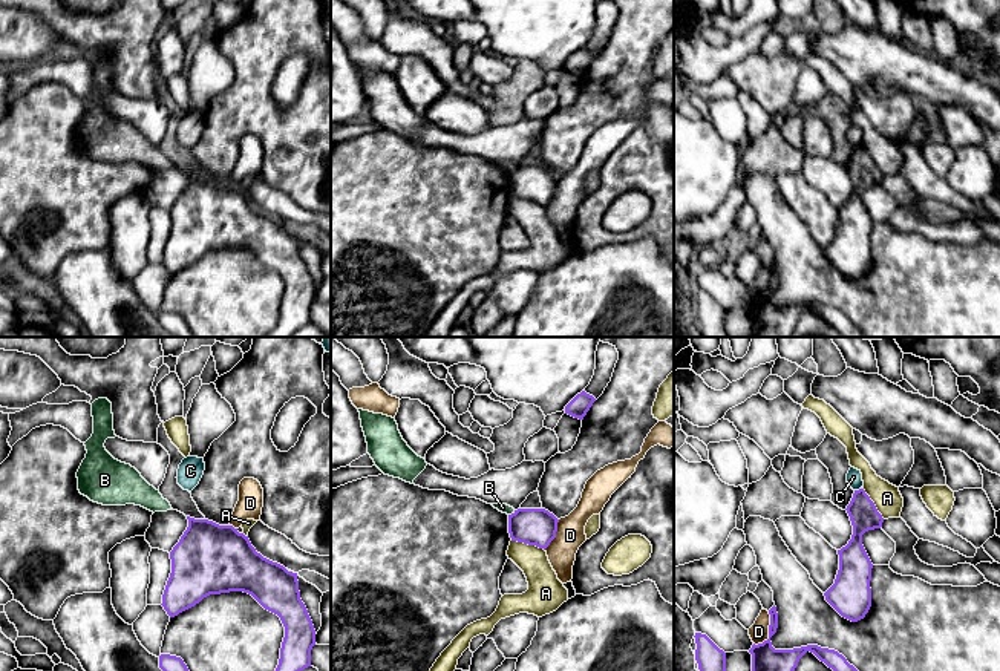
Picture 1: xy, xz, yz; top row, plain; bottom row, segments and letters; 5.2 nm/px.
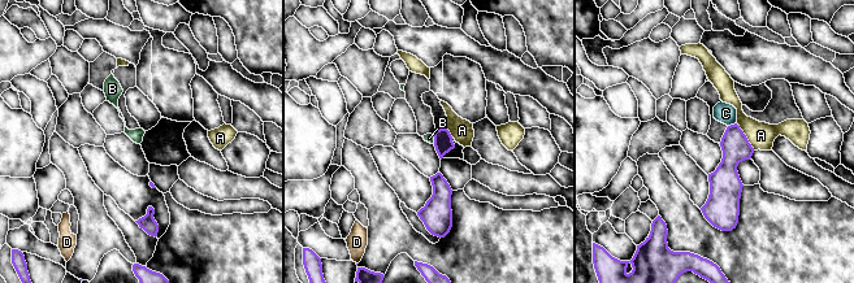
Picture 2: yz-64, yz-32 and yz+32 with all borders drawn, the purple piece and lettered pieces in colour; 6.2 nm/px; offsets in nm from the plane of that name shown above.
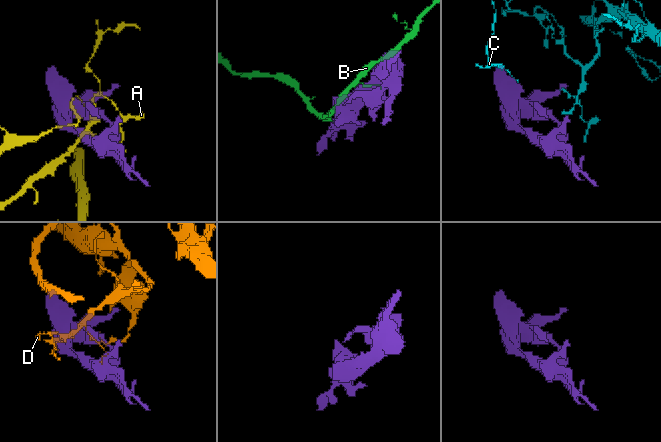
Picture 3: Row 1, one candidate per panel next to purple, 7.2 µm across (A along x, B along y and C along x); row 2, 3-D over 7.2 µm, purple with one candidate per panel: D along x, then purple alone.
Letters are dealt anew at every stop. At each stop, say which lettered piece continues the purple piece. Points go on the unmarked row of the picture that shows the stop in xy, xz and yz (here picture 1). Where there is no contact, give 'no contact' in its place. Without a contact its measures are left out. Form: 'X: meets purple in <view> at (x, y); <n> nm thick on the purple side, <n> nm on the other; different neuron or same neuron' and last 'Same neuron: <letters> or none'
A: meets purple in xz at (529, 201); 190 nm thick on the purple side, 180 nm on the other; different neuron
B: meets purple in xz at (512, 170); 190 nm thick on the purple side, 50 nm on the other; different neuron
C: meets purple in yz at (856, 147); 150 nm thick on the purple side, 80 nm on the other; different neuron
D: meets purple in yz at (769, 288); 220 nm thick on the purple side, 100 nm on the other; different neuron
Same neuron: none

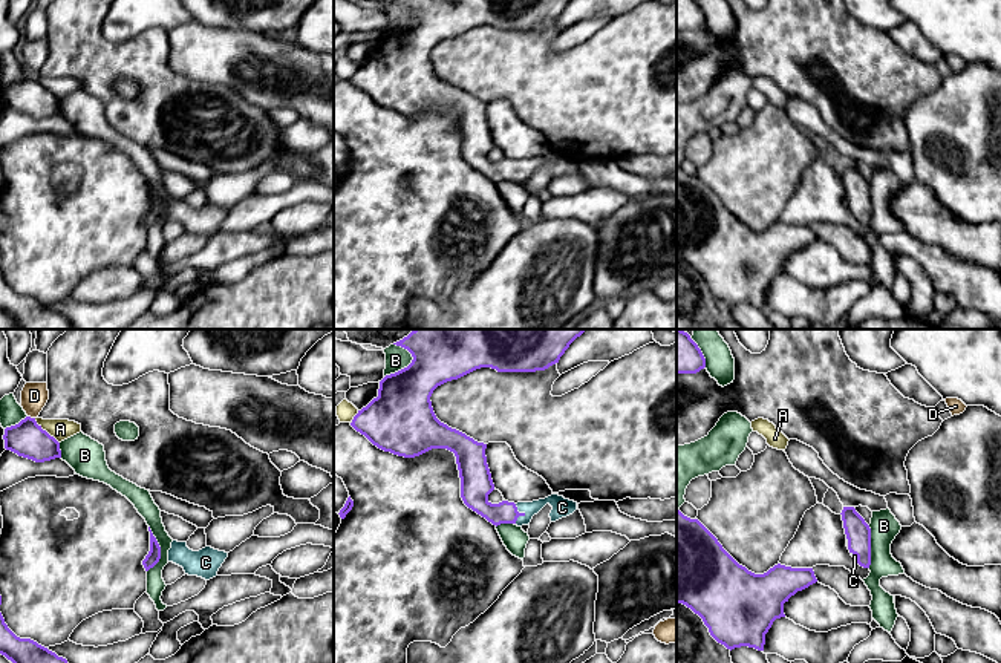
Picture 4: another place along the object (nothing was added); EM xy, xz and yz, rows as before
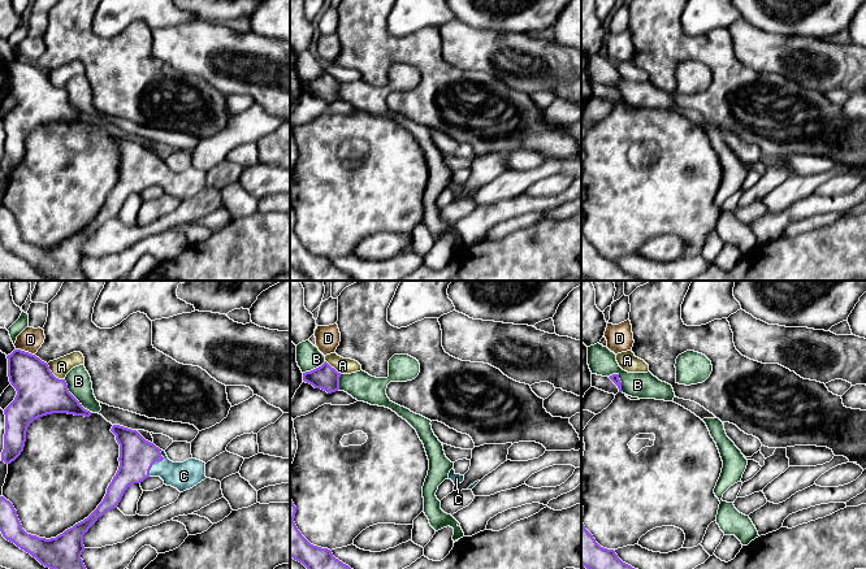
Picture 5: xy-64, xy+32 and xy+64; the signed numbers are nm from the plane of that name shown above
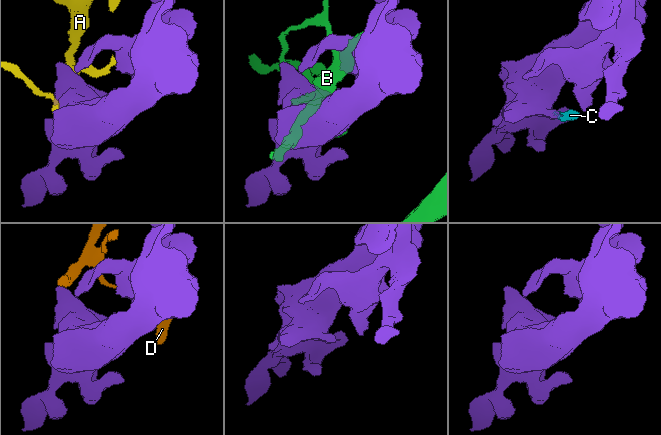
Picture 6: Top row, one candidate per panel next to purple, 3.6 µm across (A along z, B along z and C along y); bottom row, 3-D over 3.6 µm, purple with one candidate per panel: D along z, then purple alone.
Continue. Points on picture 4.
A: meets purple in xy at (45, 88); 190 nm thick on the purple side, 110 nm on the other; different neuron
B: meets purple in xz at (404, 25); 320 nm thick on the purple side, 120 nm on the other; different neuron
C: meets purple in xz at (519, 172); 130 nm thick on the purple side, 100 nm on the other; same neuron
D: meets purple in xy at (29, 74); 190 nm thick on the purple side, 140 nm on the other; different neuron
Same neuron: C

